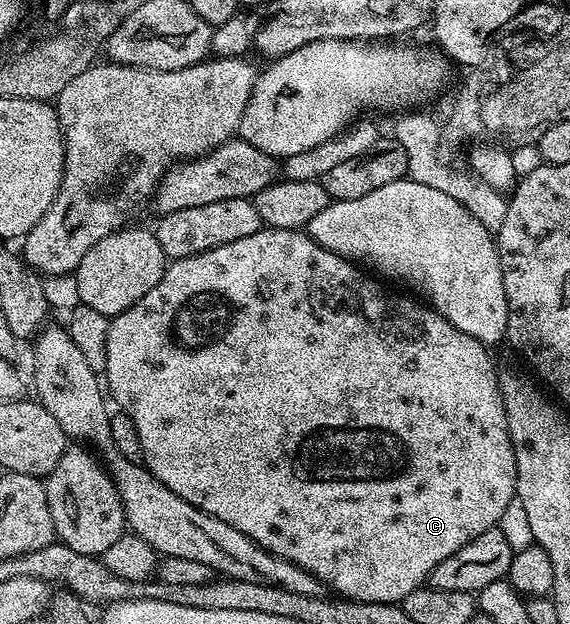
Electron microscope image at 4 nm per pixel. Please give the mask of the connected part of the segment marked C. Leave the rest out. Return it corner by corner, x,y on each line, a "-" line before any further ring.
263,227
255,235
247,235
247,239
235,239
235,243
223,243
223,247
215,247
211,251
203,251
199,255
184,257
178,261
169,261
165,267
164,275
127,311
118,313
109,322
107,331
107,367
103,374
107,382
107,389
113,392
117,400
116,408
128,415
131,423
135,423
135,431
139,431
139,443
141,444
141,456
143,464
159,483
166,485
179,499
191,503
199,511
207,515
215,515
215,519
223,519
235,531
241,531
247,539
251,539
259,547
266,549
277,557
295,563
303,567
315,579
319,579
322,586
334,589
334,594
351,601
366,601
367,603
387,603
392,605
400,603
411,591
422,588
428,582
431,571
443,563
455,551
467,547
471,539
483,535
483,531
494,528
500,522
503,511
507,511
507,503
515,499
517,492
517,468
515,467
515,455
511,435
507,427
507,415
501,398
501,388
497,382
498,370
493,369
493,361
489,358
490,350
481,342
476,341
471,335
459,331
459,327
447,320
442,313
422,303
420,300
409,297
396,297
393,293
381,289
382,282
374,279
368,272
362,271
354,262
346,261
345,258
327,251
322,245
311,240
308,232
296,229
270,229

